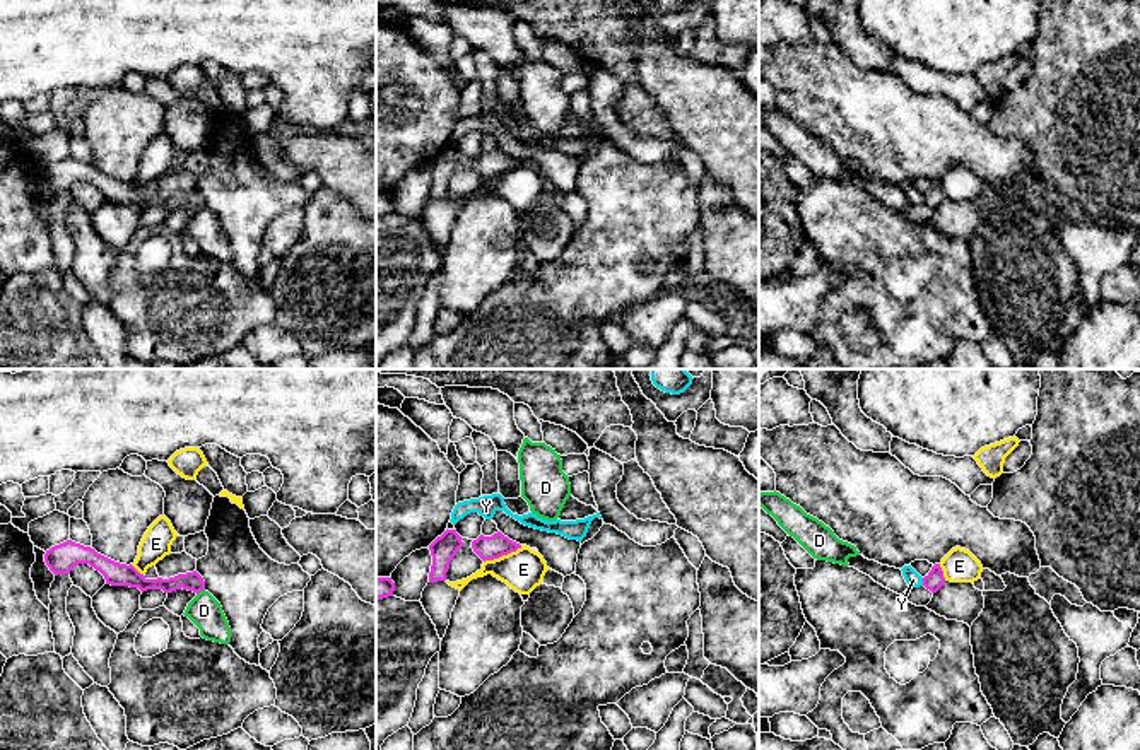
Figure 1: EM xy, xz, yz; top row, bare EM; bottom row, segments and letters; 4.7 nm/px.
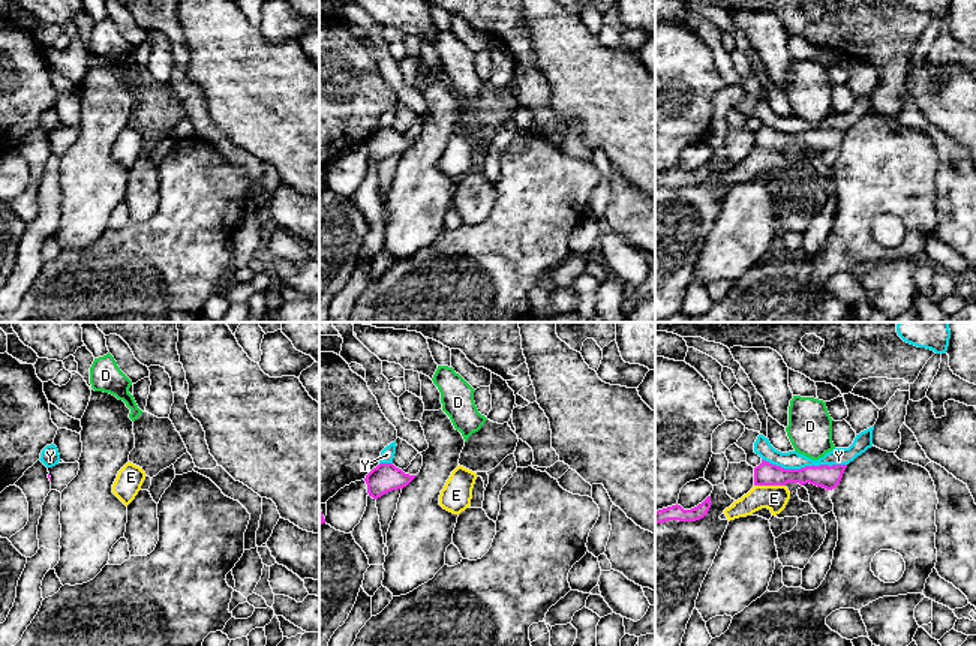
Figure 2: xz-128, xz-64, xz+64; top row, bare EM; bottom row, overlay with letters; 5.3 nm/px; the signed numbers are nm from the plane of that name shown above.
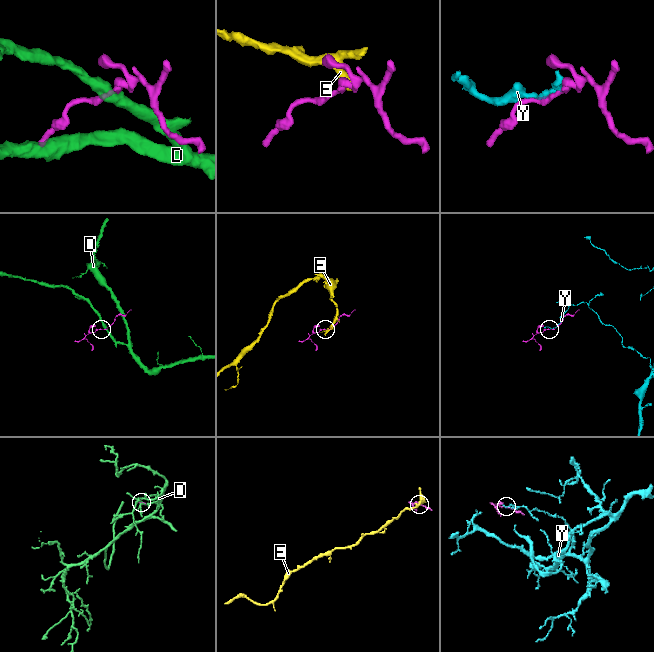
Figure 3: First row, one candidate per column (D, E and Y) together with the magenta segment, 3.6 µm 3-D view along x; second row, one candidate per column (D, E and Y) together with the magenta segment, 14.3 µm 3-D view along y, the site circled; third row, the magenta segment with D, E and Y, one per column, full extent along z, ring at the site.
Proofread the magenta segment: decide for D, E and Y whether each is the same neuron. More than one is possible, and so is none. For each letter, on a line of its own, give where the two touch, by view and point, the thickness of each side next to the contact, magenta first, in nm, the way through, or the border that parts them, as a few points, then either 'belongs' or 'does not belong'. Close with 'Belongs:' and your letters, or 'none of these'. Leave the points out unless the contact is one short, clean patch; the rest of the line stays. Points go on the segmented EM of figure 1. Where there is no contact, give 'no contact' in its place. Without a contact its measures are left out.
D: meets magenta in xy at (200, 590); 90 nm thick on the magenta side, 160 nm on the other; border along xy (204, 588), (197, 595); does not belong
E: meets magenta in xz at (503, 554); 110 nm thick on the magenta side, 190 nm on the other; does not belong
Y: meets magenta in yz at (923, 581); 90 nm thick on the magenta side, 70 nm on the other; does not belong
Belongs: none of these

